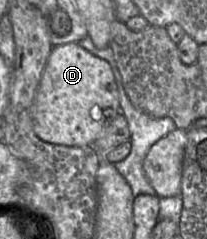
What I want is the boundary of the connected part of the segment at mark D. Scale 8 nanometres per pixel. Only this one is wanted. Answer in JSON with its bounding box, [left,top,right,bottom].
[31,42,120,146]

